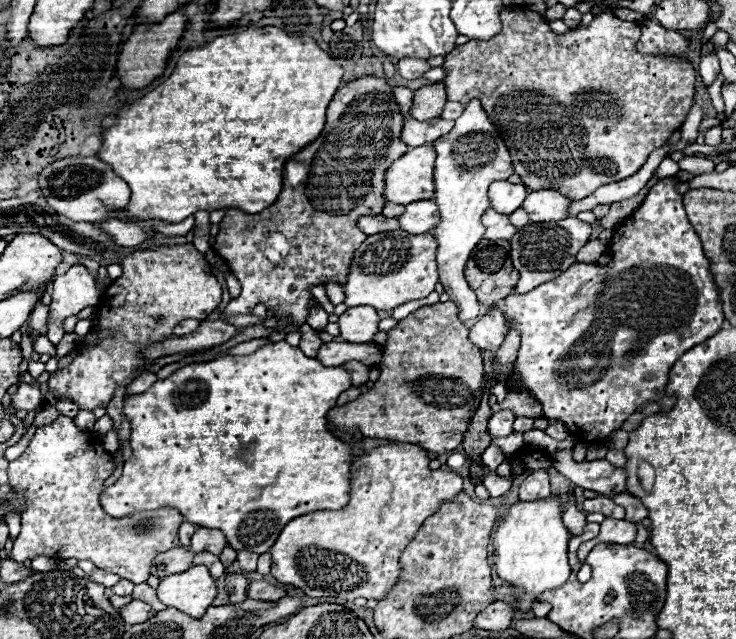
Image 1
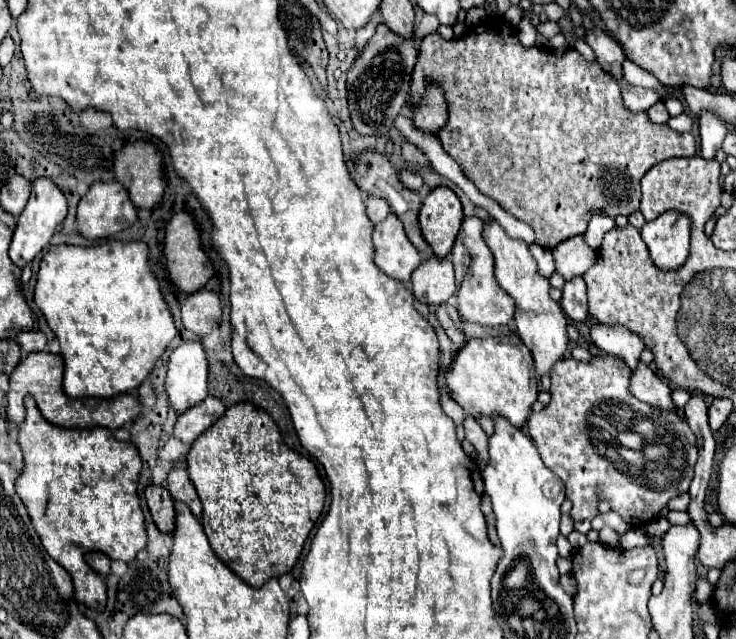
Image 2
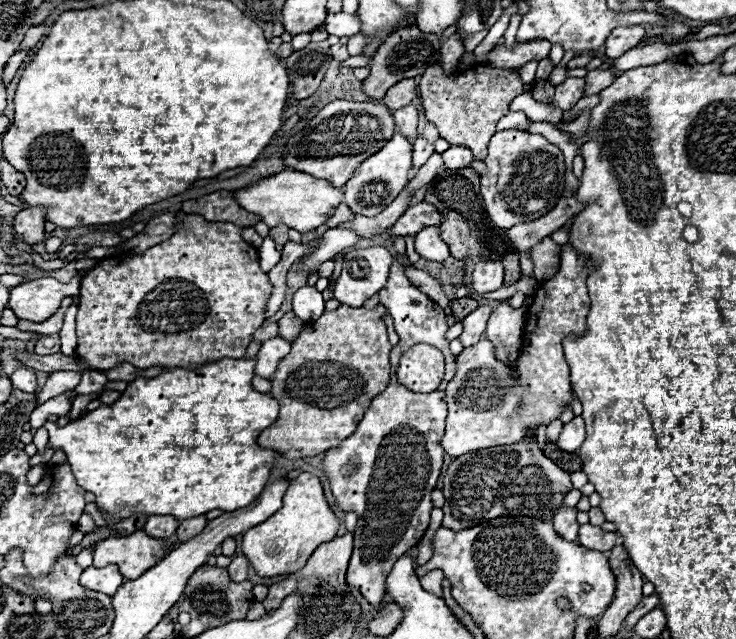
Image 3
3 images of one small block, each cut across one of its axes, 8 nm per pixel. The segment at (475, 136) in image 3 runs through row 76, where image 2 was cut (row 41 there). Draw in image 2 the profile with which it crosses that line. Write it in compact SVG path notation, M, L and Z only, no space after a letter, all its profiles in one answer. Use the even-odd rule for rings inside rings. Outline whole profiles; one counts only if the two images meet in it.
M492 16L492 18L486 18L484 22L472 26L470 32L466 32L462 38L452 38L452 40L444 40L438 32L434 34L428 34L422 38L420 42L420 54L416 58L416 66L414 66L414 72L412 72L412 86L410 86L410 102L416 102L420 98L420 94L424 94L424 86L426 82L436 82L442 86L444 90L444 96L448 100L448 112L450 112L450 118L448 118L448 124L444 130L440 130L438 138L446 150L446 154L450 158L456 160L456 164L462 168L462 172L468 176L468 180L484 194L484 196L490 196L492 200L496 200L506 212L510 212L514 218L526 222L532 226L532 230L536 232L536 244L544 246L544 248L554 248L558 242L566 240L566 238L572 238L572 236L578 236L578 234L584 234L586 232L586 226L592 218L592 214L596 212L602 212L602 214L608 214L612 218L616 218L618 214L622 216L630 216L632 212L638 210L640 206L640 180L642 176L658 162L662 160L668 160L668 158L678 158L678 156L694 156L696 154L696 142L692 142L692 134L680 134L680 132L674 132L668 124L654 124L648 120L648 114L646 112L640 112L640 114L632 114L628 108L624 108L622 104L622 94L620 94L620 86L618 82L608 74L604 72L598 62L588 62L580 52L576 52L574 48L568 48L562 56L556 56L552 52L548 52L546 48L538 48L538 46L532 46L532 48L524 48L518 40L518 34L514 30L512 24L508 24L506 20L498 18L498 16Z

